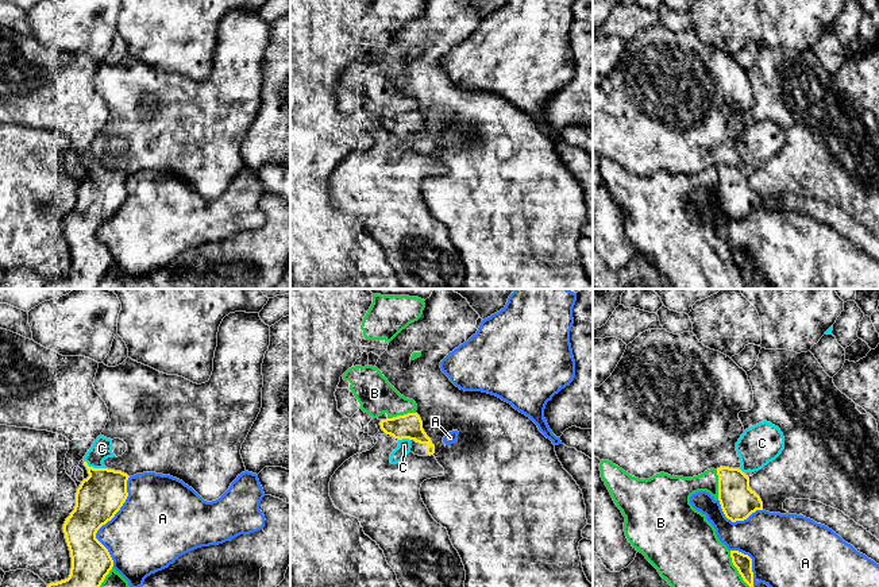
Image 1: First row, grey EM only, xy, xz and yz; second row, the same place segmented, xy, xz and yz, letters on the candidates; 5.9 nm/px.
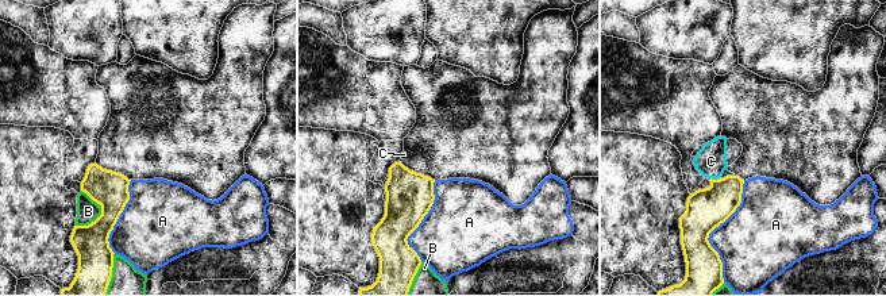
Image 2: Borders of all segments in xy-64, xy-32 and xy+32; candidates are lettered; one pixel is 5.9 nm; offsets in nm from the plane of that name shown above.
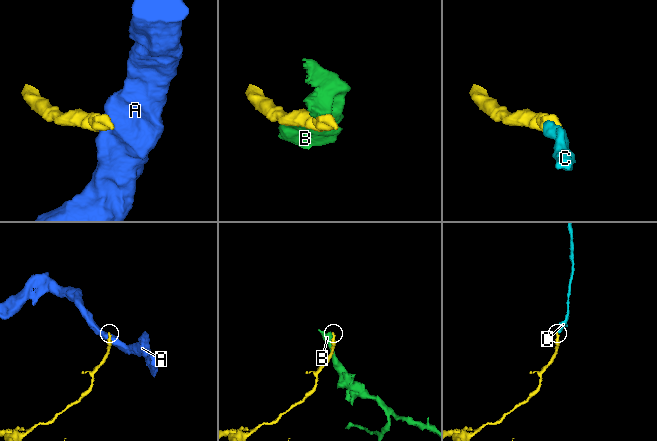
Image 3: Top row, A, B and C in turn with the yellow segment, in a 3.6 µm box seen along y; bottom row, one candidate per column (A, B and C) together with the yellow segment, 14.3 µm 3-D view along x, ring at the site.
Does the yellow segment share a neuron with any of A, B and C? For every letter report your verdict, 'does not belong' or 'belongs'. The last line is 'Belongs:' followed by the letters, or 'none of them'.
A: does not belong
B: does not belong
C: belongs
Belongs: C

